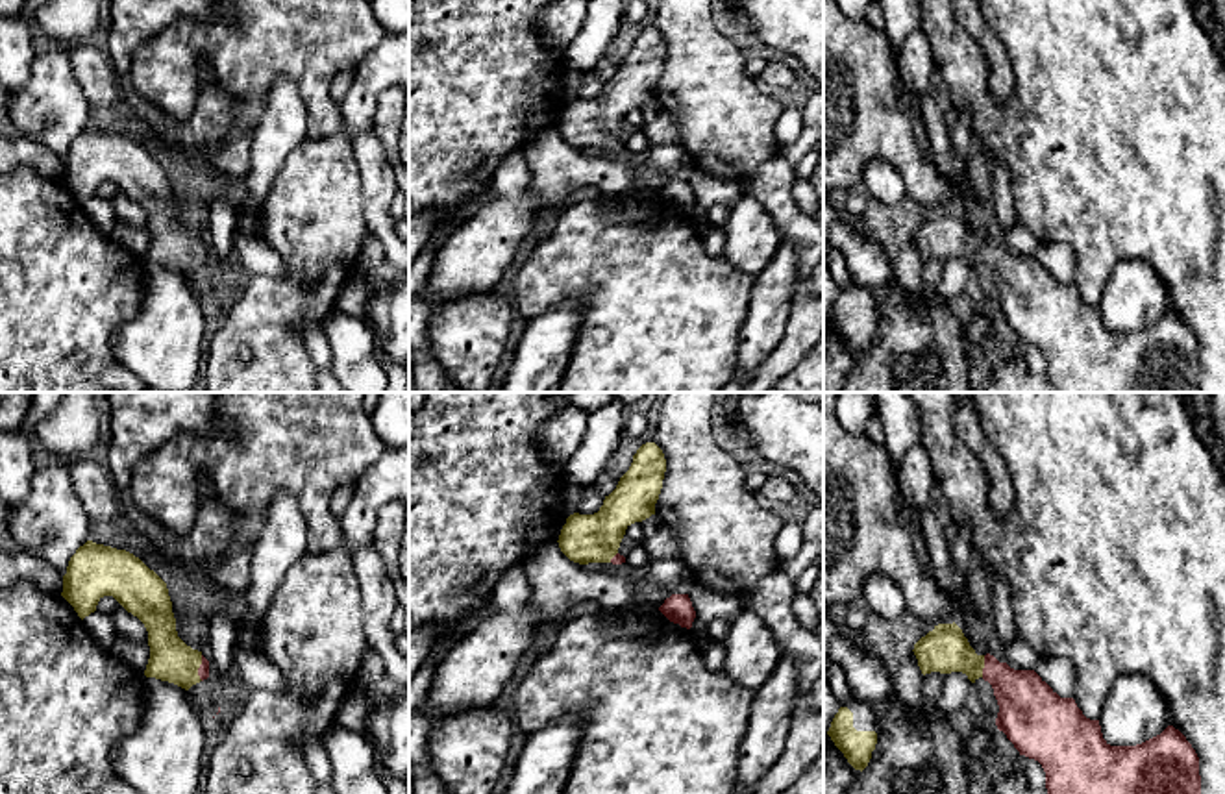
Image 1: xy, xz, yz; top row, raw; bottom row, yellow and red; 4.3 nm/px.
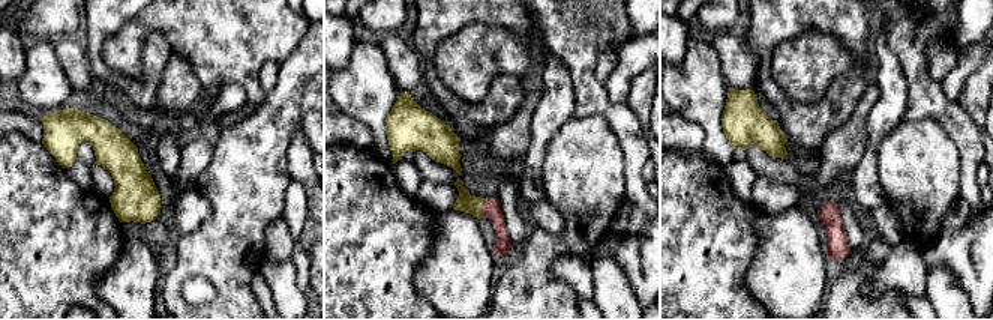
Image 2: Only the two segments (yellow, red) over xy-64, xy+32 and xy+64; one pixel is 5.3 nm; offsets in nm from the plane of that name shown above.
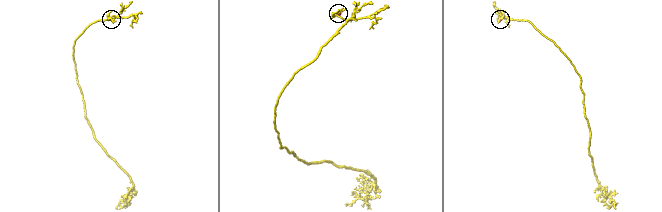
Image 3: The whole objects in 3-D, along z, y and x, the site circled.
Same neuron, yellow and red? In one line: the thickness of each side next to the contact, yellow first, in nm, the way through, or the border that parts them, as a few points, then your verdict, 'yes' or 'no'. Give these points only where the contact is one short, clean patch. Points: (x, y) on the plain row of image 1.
200/240 nm | across yz (944, 235), (974, 252), (983, 252), (996, 258), (1027, 289) | yes

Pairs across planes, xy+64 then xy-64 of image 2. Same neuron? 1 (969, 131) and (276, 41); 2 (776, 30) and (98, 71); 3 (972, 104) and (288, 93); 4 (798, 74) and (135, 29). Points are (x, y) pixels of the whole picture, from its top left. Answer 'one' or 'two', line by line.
1: one
2: one
3: two
4: one

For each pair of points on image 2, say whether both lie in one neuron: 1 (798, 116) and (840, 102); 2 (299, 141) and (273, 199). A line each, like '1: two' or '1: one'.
1: one
2: two

